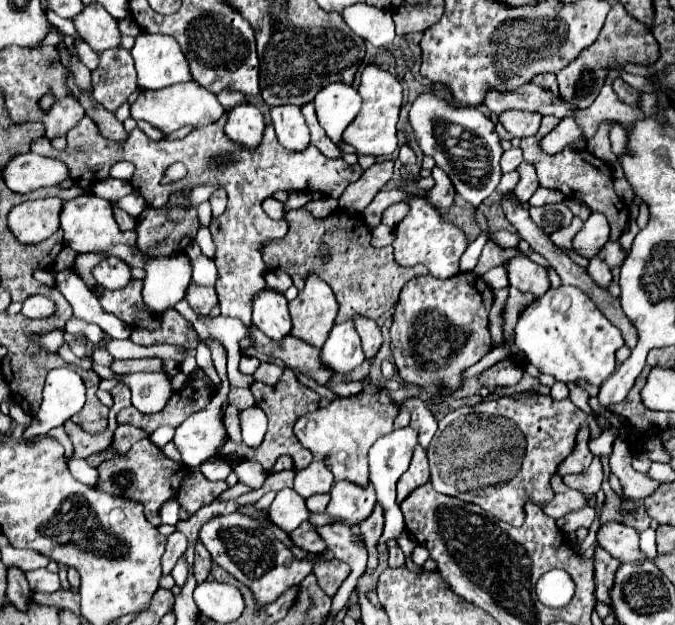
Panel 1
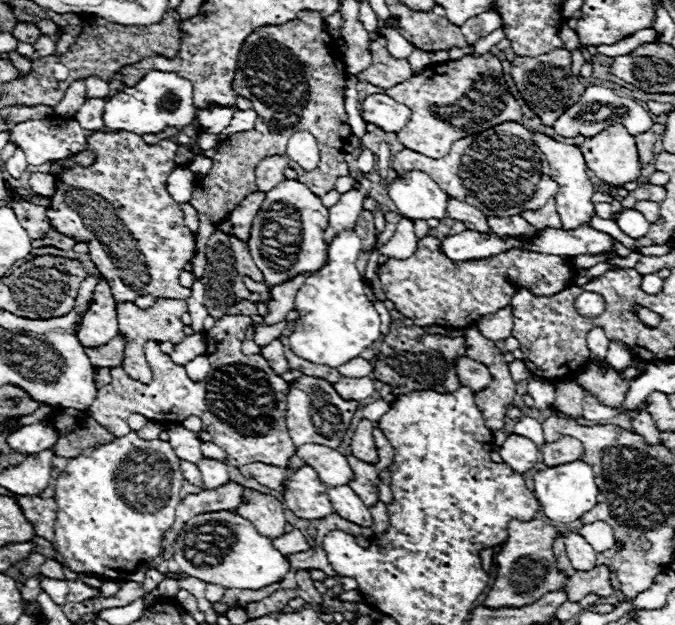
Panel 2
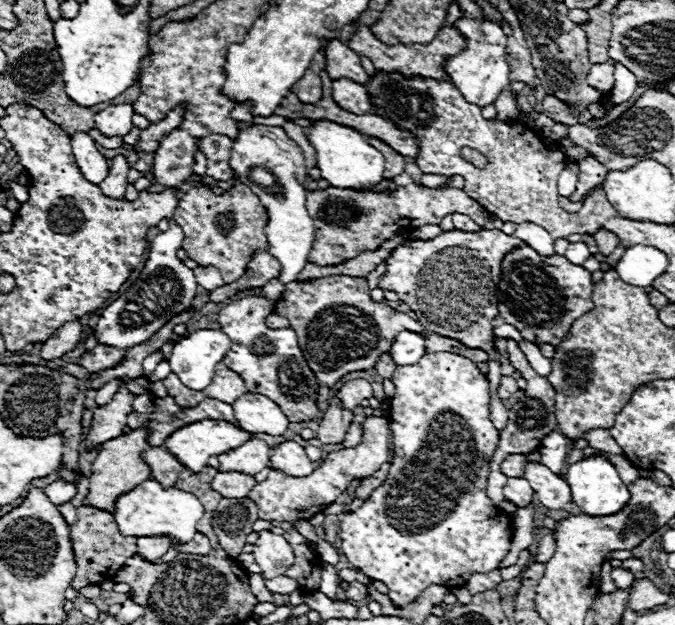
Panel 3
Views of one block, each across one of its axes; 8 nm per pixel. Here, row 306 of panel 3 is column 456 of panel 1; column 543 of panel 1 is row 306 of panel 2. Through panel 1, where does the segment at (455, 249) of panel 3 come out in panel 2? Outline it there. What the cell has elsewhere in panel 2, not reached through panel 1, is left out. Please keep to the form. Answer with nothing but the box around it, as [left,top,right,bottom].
[378,236,578,328]

